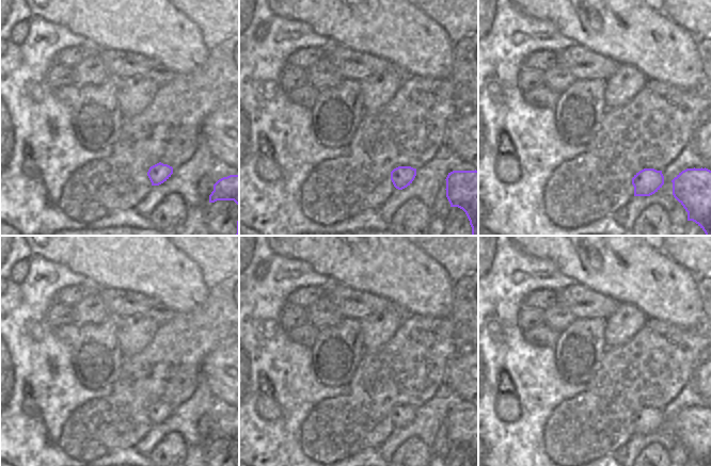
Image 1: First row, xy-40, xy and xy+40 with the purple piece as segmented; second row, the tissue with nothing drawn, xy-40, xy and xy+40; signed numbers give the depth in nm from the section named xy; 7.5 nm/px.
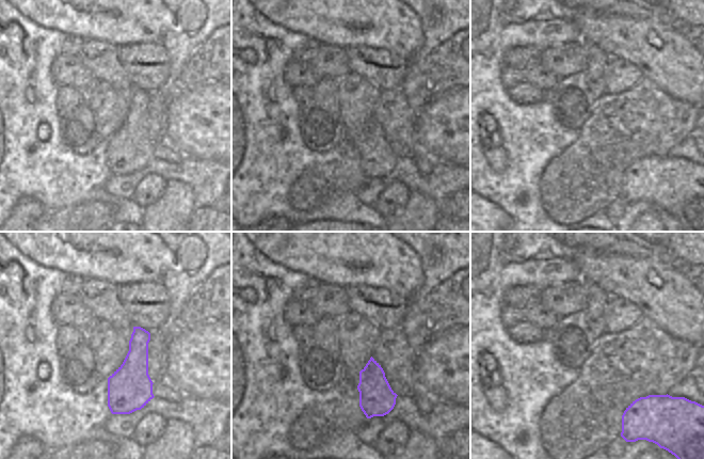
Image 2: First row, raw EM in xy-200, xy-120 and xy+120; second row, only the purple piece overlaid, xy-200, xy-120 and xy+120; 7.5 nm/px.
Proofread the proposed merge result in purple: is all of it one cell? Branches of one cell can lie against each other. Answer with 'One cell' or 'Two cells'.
One cell.

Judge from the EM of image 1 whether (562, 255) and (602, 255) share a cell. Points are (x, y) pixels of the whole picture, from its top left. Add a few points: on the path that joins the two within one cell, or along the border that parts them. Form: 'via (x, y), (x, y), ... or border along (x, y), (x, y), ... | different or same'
via (571, 255), (593, 255) | same

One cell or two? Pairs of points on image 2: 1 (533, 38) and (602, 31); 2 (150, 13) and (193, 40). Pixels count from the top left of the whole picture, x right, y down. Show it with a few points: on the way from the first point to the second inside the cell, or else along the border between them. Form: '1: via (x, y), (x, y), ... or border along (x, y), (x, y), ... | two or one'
1: border along (572, 11), (572, 19), (578, 29), (581, 40) | two
2: border along (178, 28), (169, 30), (160, 42) | two

